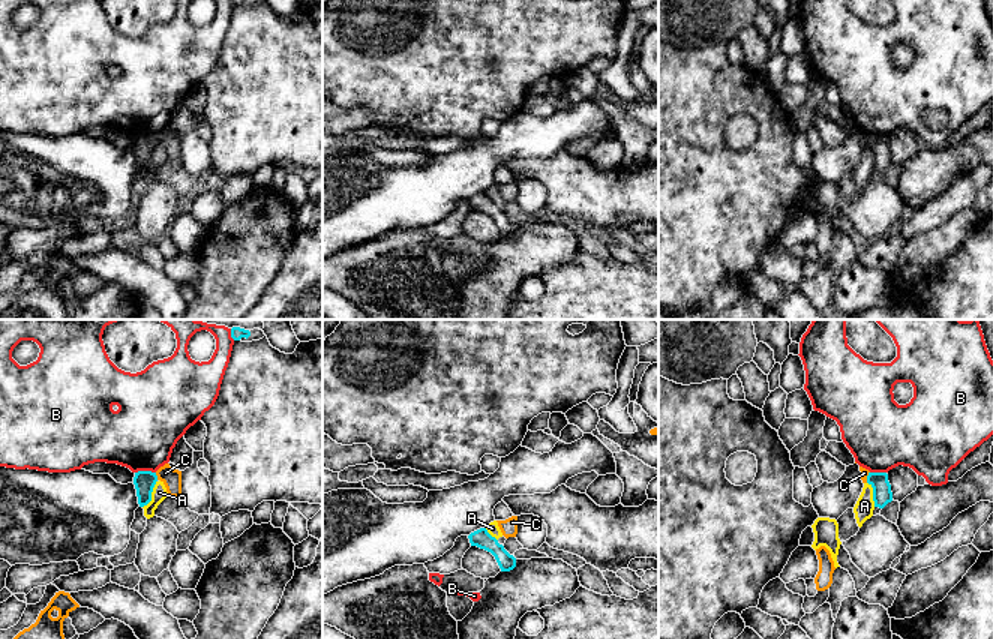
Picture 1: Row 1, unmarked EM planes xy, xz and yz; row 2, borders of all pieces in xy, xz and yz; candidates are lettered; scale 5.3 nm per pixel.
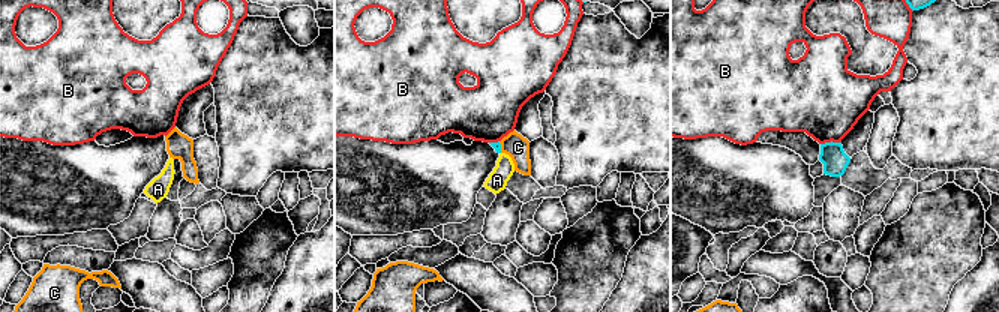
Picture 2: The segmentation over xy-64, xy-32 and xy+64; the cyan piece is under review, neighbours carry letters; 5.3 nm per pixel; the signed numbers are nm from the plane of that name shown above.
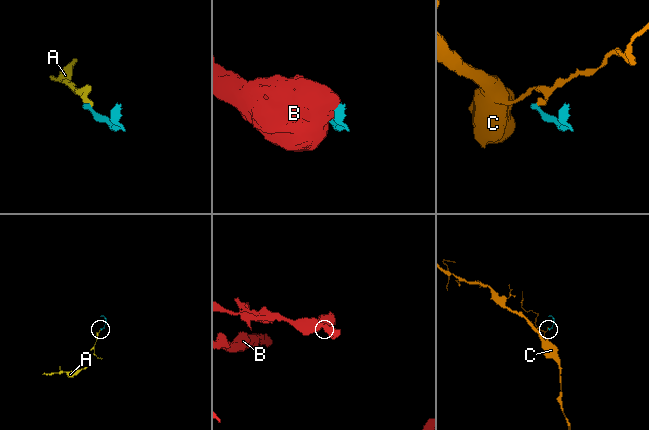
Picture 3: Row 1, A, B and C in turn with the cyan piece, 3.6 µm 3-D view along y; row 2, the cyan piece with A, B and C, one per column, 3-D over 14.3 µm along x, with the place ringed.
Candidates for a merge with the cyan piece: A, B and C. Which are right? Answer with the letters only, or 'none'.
none

